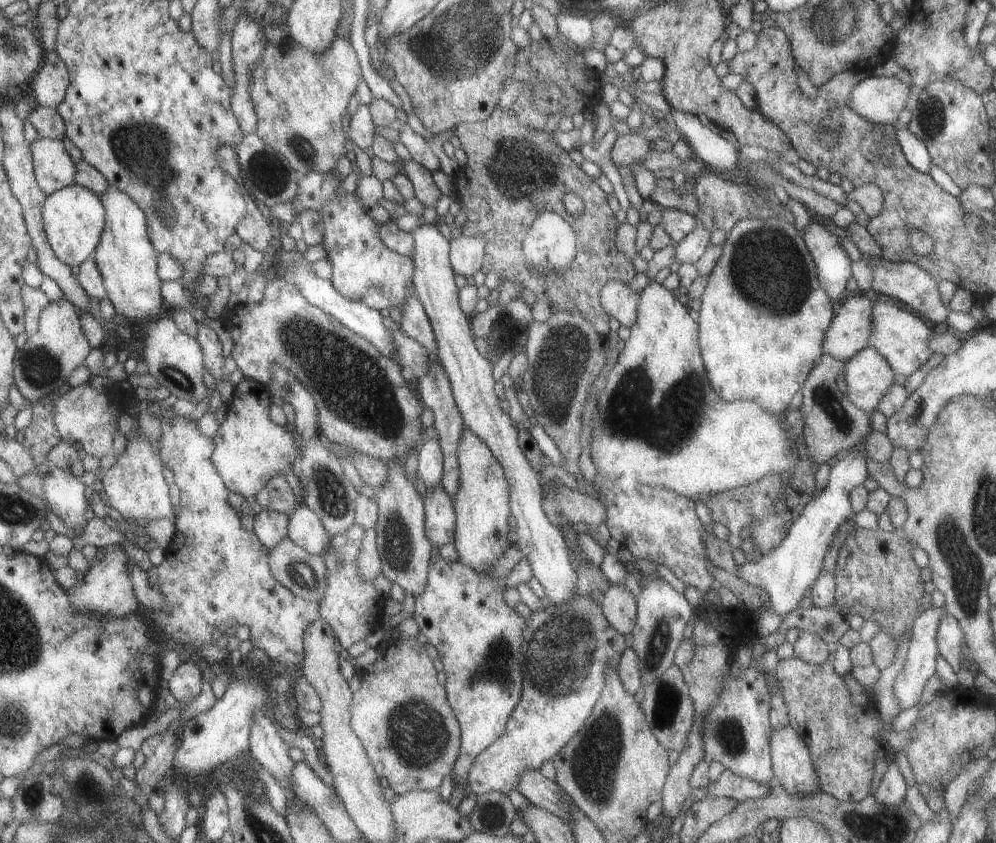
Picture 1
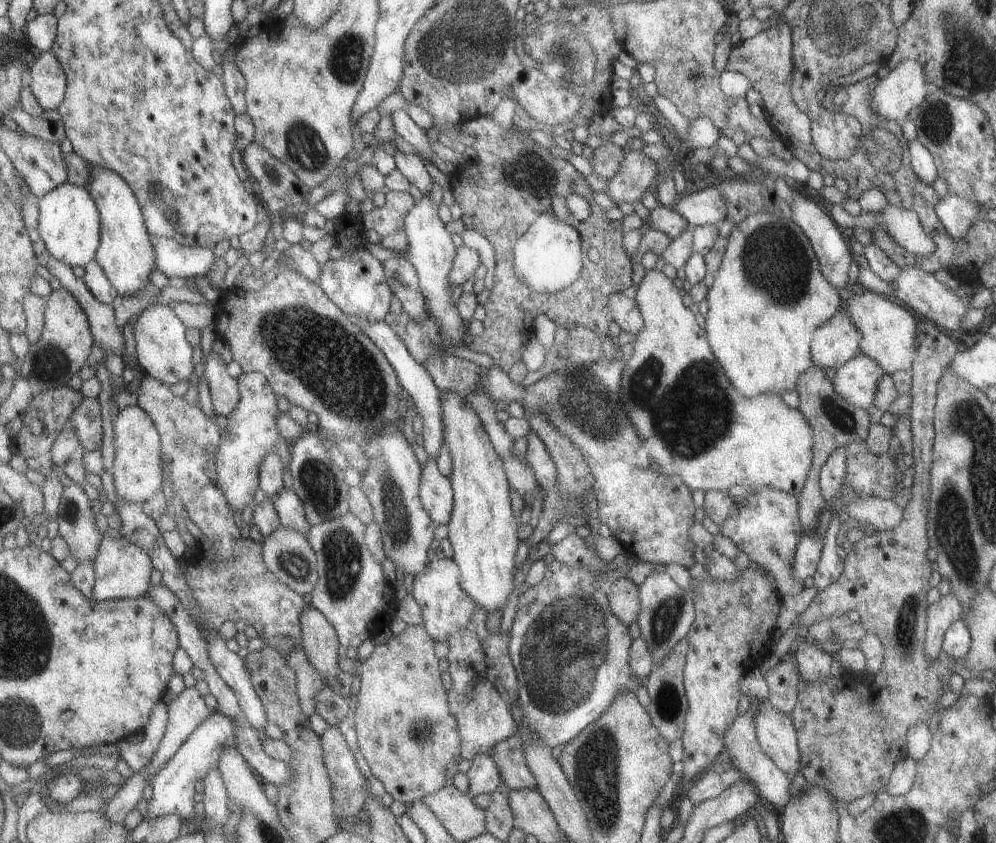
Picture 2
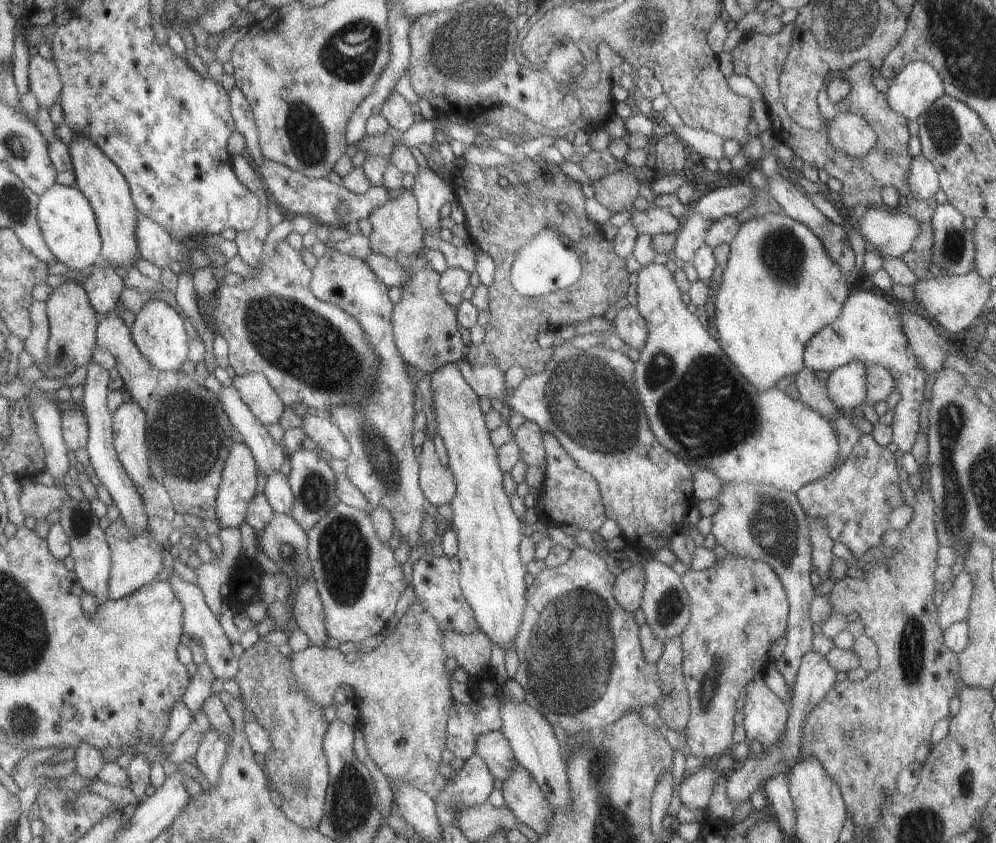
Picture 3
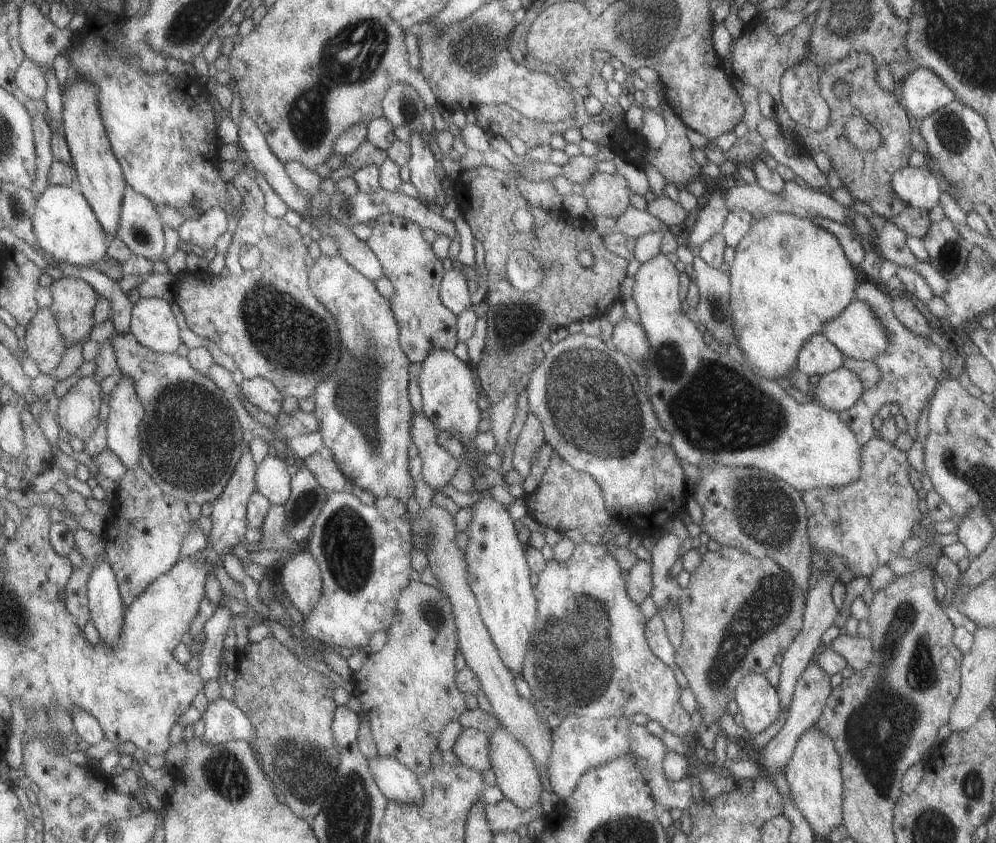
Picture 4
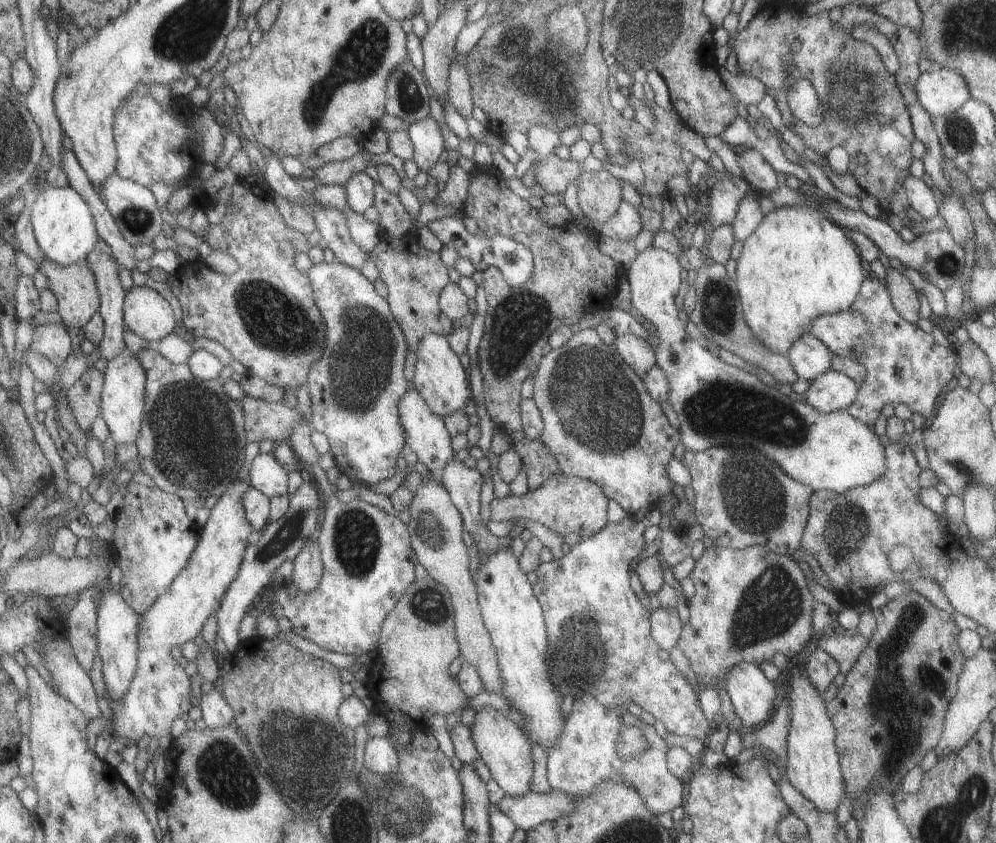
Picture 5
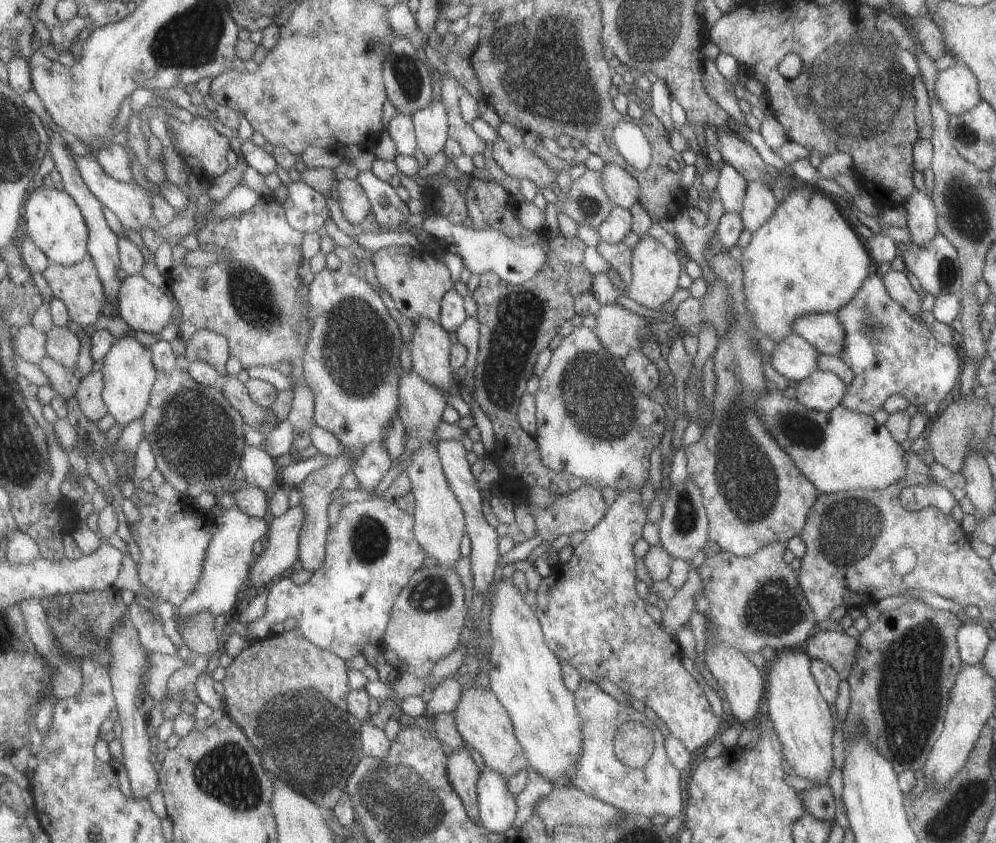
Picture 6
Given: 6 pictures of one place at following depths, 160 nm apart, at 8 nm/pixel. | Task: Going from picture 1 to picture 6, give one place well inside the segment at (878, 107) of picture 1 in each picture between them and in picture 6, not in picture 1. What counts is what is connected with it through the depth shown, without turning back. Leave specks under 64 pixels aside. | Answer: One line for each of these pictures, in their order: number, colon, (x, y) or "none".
2: (904, 88)
3: (915, 86)
4: (921, 92)
5: (940, 91)
6: (955, 88)

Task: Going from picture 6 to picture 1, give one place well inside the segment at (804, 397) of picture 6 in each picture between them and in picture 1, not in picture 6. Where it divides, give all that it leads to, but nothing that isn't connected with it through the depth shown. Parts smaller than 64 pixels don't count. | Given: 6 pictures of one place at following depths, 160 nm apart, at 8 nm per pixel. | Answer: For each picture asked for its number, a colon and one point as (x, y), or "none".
1: (867, 376)
2: (856, 380)
3: (845, 386)
4: (838, 389)
5: (829, 391)

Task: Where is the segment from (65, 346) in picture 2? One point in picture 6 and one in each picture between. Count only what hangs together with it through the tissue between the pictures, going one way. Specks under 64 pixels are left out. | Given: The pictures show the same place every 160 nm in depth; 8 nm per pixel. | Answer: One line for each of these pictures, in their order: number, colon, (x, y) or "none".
3: (74, 322)
4: (75, 300)
5: (76, 287)
6: (80, 286)

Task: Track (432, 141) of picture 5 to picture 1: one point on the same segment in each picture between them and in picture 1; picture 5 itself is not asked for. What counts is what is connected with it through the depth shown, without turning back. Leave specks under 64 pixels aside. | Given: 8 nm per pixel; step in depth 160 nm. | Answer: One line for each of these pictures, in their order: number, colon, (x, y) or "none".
1: (471, 374)
2: (430, 248)
3: (432, 193)
4: (422, 163)

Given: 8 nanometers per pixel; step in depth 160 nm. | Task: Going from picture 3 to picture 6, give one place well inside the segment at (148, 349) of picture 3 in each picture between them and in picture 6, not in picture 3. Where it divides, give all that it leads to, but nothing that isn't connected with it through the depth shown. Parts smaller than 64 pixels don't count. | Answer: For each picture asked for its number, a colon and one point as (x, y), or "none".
4: (154, 325)
5: (146, 312)
6: (143, 306)

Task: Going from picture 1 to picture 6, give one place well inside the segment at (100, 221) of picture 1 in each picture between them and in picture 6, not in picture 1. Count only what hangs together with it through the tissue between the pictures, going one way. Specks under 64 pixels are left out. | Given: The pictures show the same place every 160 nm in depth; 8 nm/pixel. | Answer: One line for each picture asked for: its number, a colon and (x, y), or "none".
2: (70, 223)
3: (68, 221)
4: (66, 226)
5: (64, 225)
6: (55, 222)

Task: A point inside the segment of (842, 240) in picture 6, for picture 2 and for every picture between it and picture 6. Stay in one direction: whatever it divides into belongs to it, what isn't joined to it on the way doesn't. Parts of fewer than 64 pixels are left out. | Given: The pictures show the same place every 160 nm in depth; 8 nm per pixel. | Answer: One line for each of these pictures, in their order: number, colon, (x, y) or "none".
2: (767, 296)
3: (778, 287)
4: (788, 276)
5: (796, 265)

